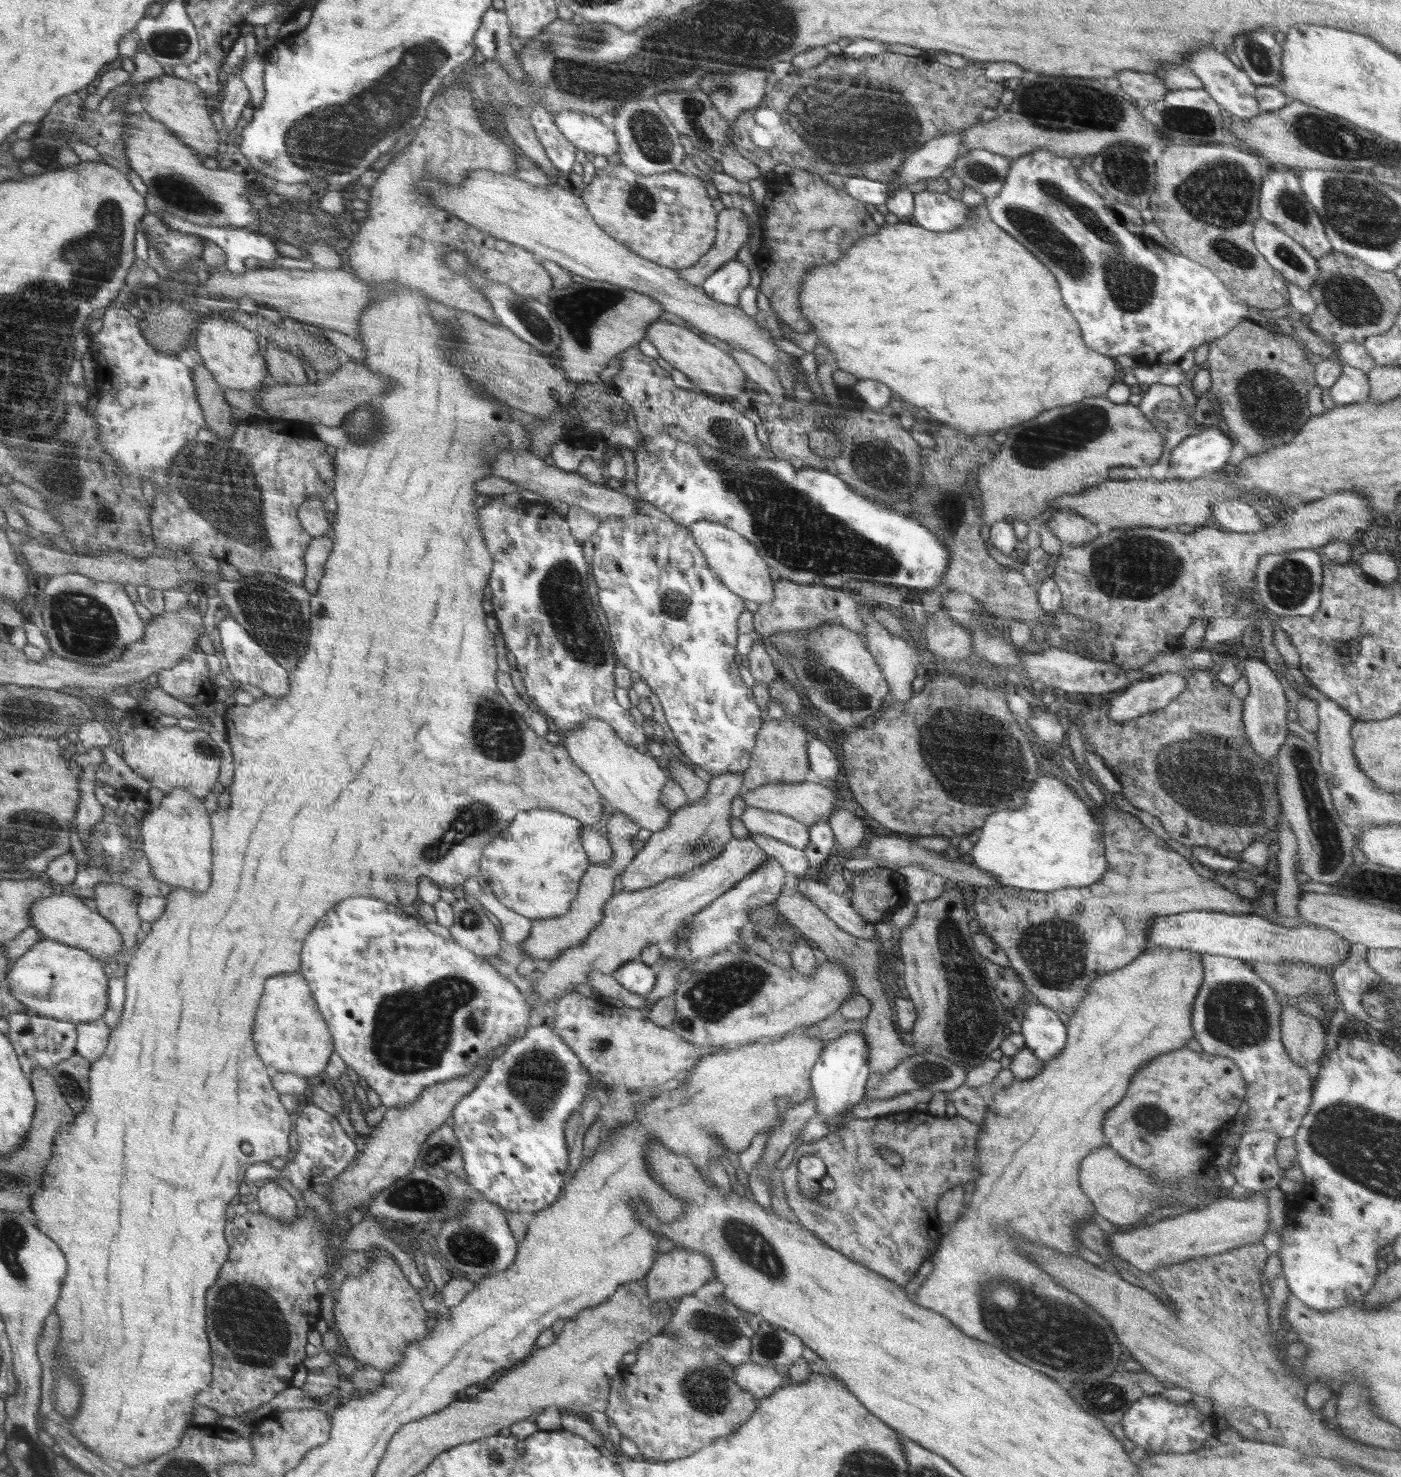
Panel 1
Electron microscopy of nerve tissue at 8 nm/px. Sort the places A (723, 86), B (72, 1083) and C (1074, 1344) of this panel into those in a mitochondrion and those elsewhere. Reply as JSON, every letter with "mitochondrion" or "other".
{"A":"mitochondrion","B":"mitochondrion","C":"mitochondrion"}

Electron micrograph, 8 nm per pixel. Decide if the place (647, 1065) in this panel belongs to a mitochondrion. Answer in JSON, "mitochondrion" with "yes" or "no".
{"mitochondrion":"no"}

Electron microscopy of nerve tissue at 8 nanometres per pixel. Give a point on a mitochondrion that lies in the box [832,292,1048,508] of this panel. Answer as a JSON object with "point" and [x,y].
{"point":[879,466]}

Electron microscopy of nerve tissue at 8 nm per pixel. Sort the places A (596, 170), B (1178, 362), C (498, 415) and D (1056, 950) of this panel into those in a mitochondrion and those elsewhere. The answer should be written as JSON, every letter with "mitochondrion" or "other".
{"A":"other","B":"other","C":"other","D":"mitochondrion"}

